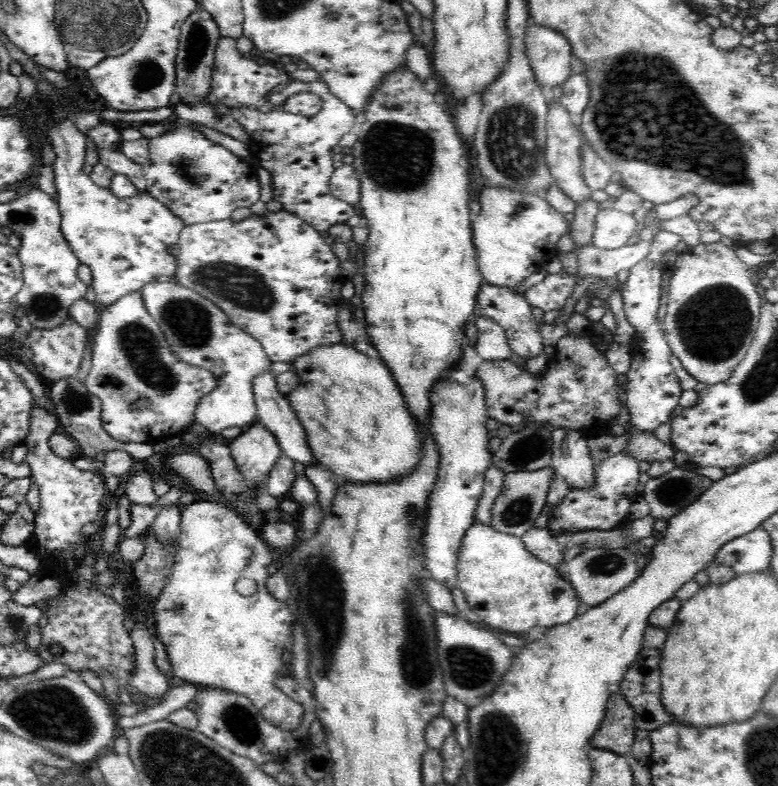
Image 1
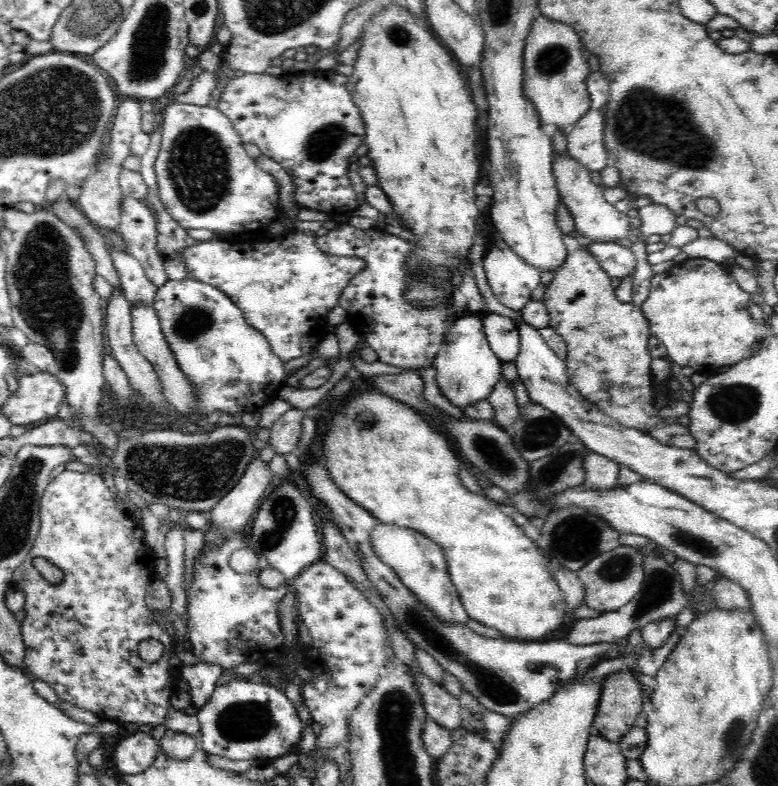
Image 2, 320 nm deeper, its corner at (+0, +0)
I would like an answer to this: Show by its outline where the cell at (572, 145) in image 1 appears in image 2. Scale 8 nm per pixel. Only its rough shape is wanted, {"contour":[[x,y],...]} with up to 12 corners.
{"contour":[[568,153],[552,173],[575,231],[594,244],[635,239],[636,221],[605,200]]}

